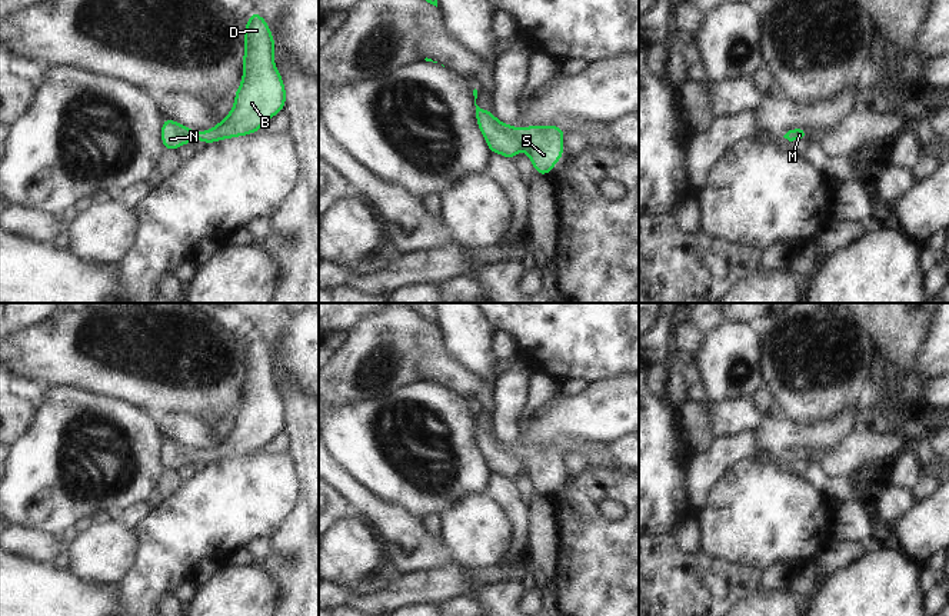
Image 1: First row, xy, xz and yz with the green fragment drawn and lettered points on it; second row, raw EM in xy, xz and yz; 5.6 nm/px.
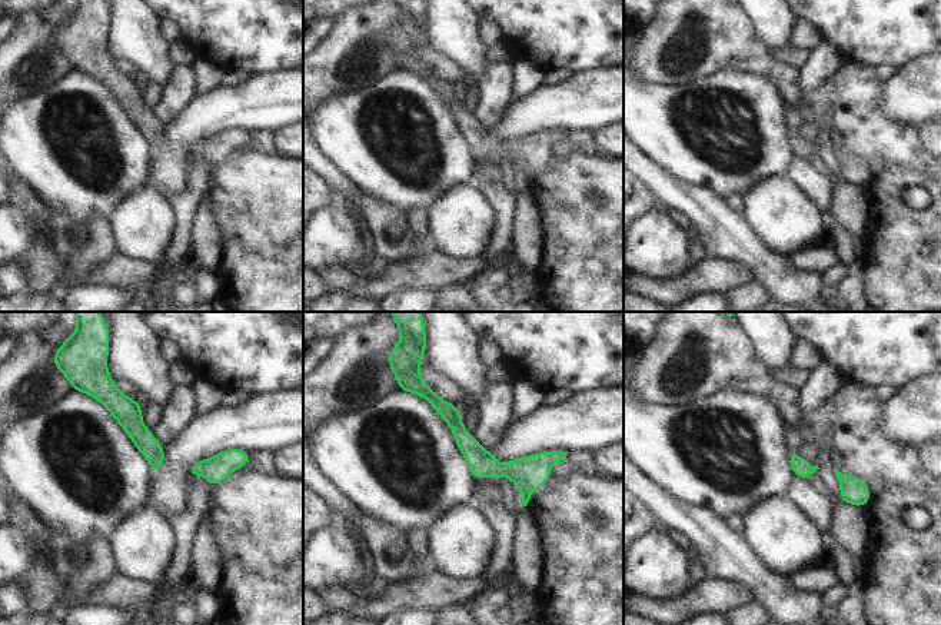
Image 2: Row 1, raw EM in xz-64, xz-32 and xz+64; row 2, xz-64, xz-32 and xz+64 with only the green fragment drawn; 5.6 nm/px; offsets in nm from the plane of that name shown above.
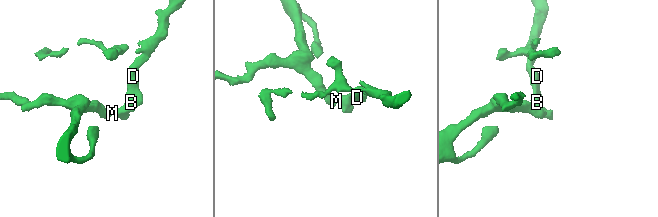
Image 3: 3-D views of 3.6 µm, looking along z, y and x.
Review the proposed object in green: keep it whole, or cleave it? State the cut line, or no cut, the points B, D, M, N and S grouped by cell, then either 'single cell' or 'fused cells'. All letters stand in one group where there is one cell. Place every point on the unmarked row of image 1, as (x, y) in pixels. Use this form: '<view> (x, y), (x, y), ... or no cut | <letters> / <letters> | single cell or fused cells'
no cut | B D M N S | single cell

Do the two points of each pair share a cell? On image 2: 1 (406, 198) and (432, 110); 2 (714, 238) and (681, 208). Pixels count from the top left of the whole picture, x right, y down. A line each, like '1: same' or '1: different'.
1: same
2: same

